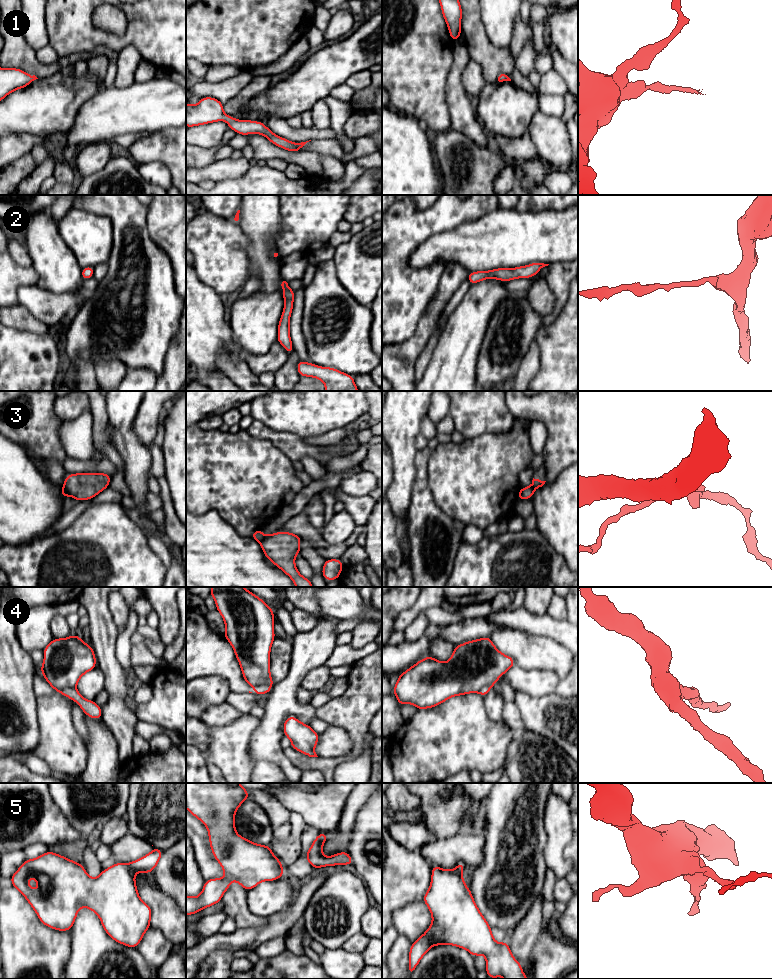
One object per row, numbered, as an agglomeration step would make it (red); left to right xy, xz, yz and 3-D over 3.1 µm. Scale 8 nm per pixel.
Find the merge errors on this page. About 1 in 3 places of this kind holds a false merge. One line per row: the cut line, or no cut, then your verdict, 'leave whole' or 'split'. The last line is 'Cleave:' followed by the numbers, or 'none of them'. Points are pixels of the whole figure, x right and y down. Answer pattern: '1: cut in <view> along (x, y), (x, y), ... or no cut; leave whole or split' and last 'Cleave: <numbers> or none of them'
1: no cut; leave whole
2: no cut; leave whole
3: cut in xz along (265, 536), (260, 542); split
4: cut in xy along (75, 688), (61, 688), (58, 691); split
5: no cut; leave whole
Cleave: 3, 4

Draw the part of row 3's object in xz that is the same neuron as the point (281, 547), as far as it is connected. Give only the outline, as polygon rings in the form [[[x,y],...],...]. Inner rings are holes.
[[[280,531],[265,536],[260,545],[266,558],[288,575],[296,587],[313,587],[311,580],[303,577],[295,566],[295,556],[301,555],[301,540],[296,534]]]

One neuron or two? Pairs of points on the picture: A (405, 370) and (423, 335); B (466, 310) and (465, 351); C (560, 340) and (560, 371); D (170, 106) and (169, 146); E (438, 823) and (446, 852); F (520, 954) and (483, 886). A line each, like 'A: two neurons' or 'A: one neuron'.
A: one neuron
B: one neuron
C: one neuron
D: two neurons
E: two neurons
F: two neurons

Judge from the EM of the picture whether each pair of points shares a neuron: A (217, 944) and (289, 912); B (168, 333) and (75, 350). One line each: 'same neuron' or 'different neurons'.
A: same neuron
B: same neuron

